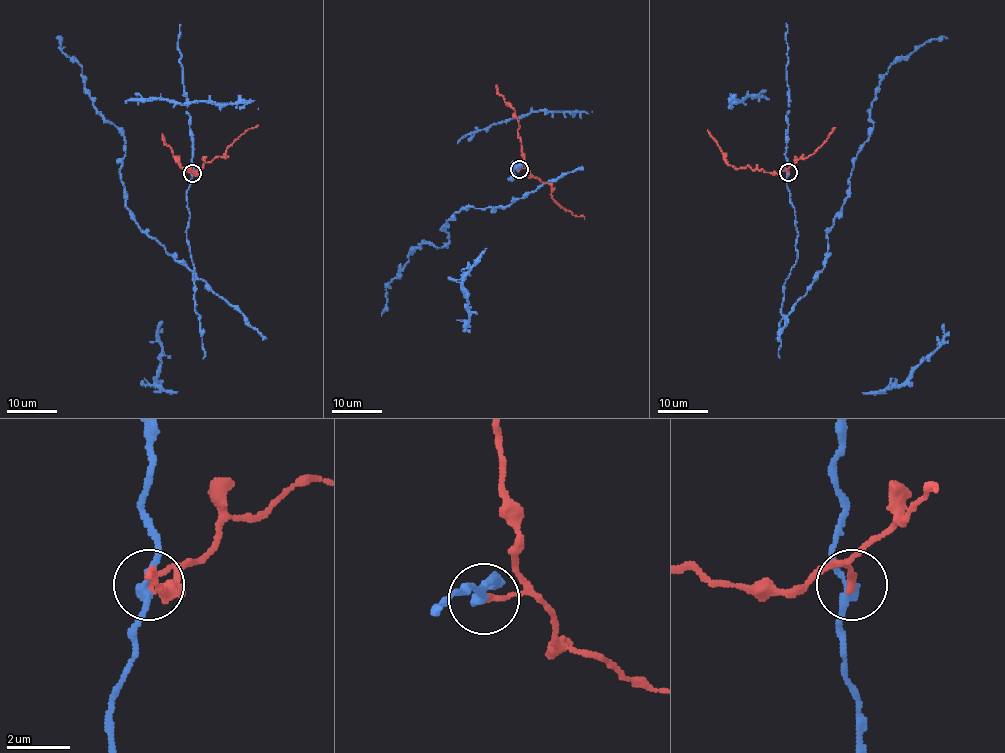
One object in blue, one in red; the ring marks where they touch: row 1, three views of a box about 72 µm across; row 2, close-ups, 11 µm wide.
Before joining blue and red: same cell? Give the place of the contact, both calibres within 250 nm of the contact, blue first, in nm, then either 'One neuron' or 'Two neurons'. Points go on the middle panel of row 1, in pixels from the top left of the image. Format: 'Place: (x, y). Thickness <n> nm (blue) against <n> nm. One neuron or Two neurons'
Place: (519, 169). Thickness 240 nm (blue) against 200 nm. Two neurons

